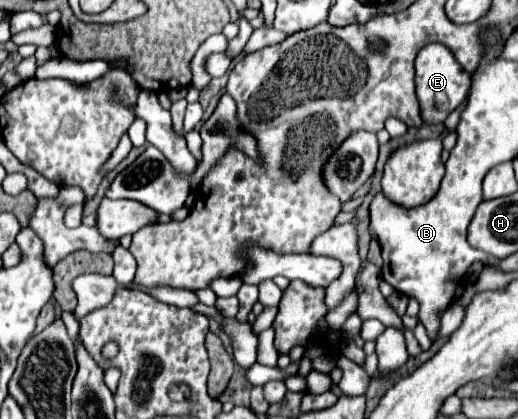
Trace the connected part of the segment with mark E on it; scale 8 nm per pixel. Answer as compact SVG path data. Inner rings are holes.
M425 44L415 58L415 86L421 104L421 118L425 124L441 124L453 112L471 88L471 74L467 74L451 52L441 44Z

